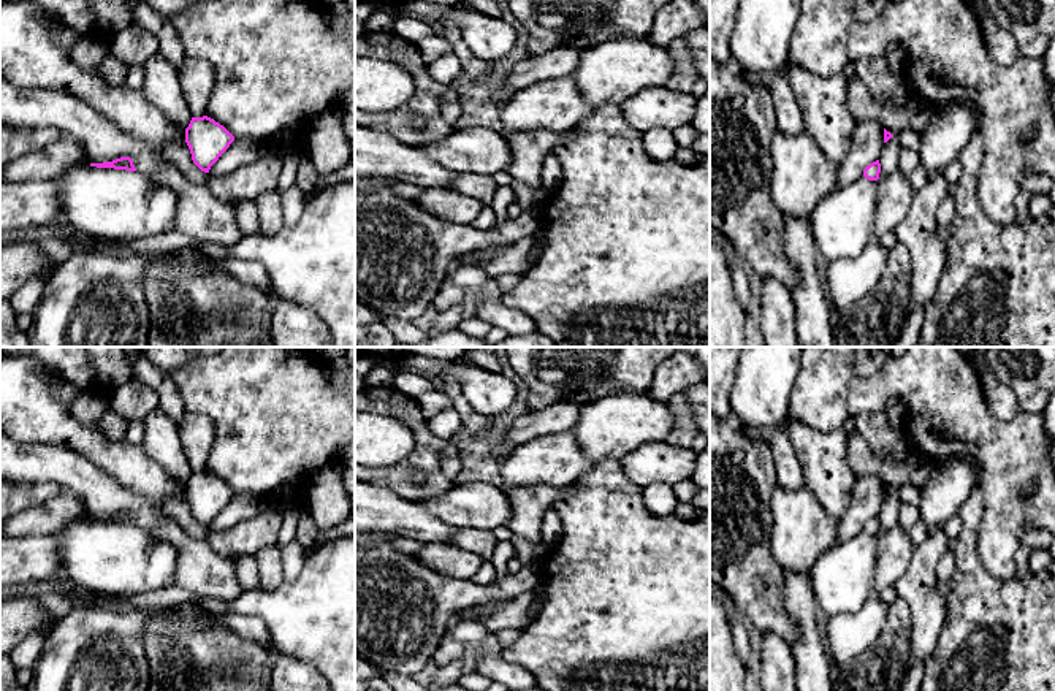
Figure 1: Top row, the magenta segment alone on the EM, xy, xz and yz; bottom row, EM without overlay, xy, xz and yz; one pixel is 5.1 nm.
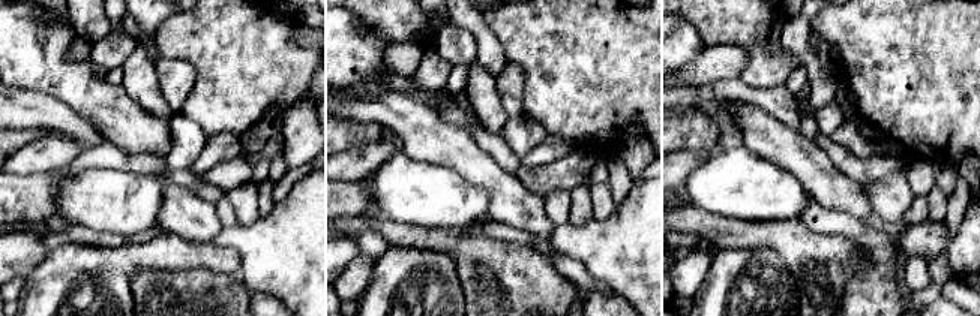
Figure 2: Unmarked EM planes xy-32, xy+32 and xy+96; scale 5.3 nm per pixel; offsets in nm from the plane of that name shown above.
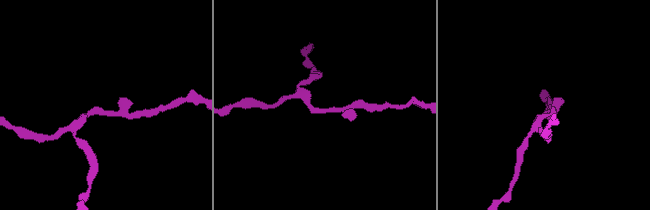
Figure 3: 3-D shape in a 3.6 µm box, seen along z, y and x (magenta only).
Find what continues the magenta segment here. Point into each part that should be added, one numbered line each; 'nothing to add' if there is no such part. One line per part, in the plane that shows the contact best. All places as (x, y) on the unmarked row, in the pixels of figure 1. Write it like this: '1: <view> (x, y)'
nothing to add

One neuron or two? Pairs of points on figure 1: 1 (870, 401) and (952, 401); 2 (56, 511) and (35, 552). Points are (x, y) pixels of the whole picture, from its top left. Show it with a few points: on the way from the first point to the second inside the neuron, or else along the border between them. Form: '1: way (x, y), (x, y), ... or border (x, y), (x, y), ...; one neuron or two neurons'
1: way (891, 385), (932, 385); one neuron
2: border (54, 533), (16, 538); two neurons

